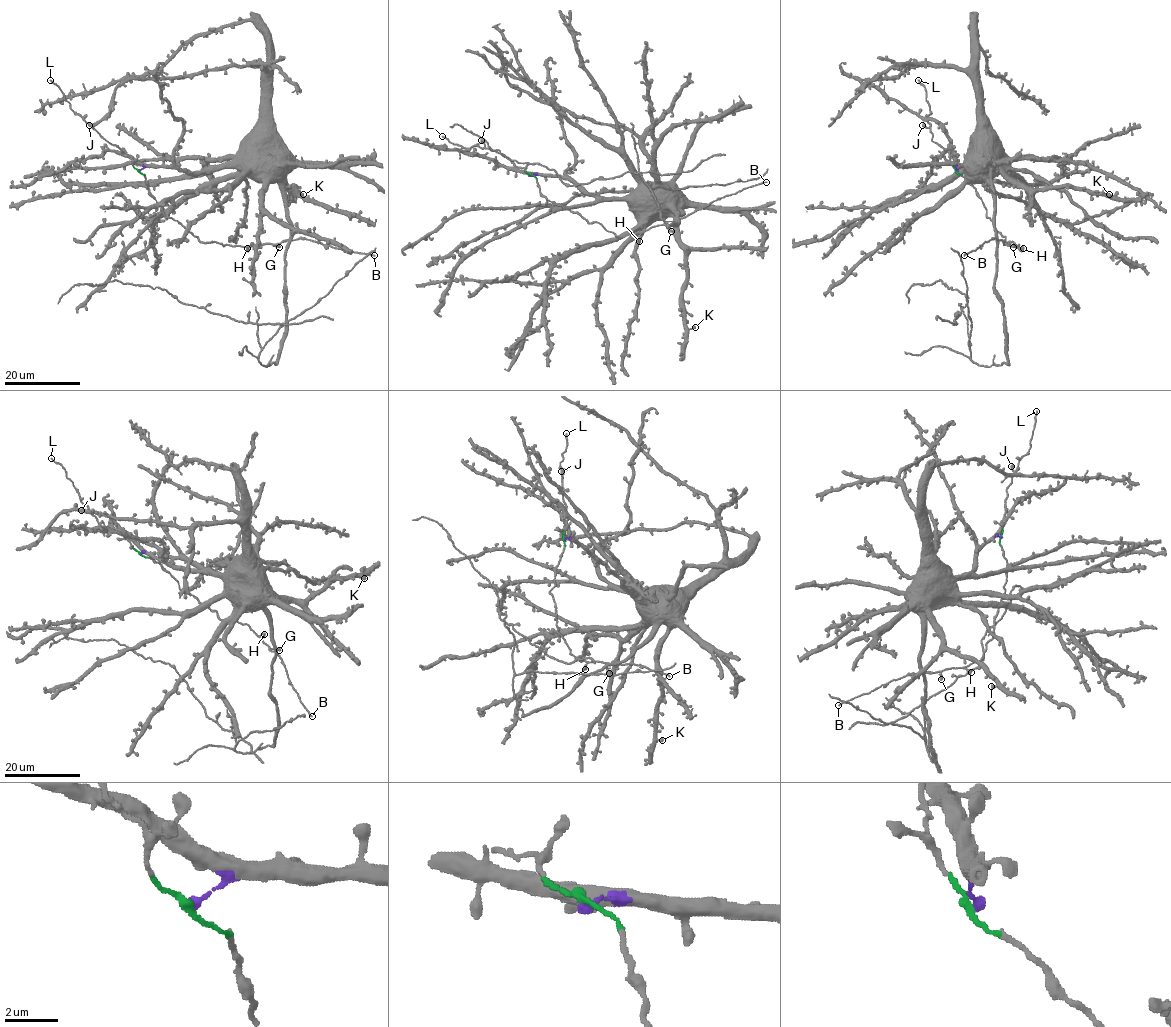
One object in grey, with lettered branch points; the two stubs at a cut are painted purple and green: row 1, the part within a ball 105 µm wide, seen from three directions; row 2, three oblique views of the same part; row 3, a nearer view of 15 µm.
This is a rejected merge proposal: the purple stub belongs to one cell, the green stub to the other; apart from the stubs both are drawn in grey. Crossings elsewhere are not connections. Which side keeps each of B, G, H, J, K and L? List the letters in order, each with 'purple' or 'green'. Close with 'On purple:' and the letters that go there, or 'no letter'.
B: green
G: green
H: green
J: green
K: purple
L: green
On purple: K

